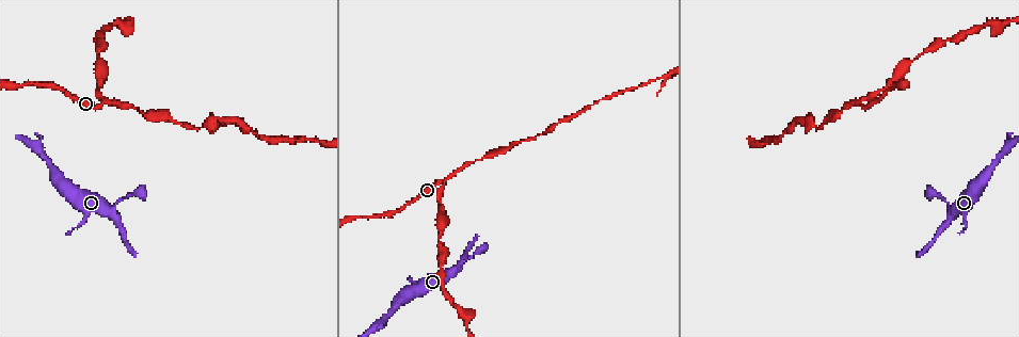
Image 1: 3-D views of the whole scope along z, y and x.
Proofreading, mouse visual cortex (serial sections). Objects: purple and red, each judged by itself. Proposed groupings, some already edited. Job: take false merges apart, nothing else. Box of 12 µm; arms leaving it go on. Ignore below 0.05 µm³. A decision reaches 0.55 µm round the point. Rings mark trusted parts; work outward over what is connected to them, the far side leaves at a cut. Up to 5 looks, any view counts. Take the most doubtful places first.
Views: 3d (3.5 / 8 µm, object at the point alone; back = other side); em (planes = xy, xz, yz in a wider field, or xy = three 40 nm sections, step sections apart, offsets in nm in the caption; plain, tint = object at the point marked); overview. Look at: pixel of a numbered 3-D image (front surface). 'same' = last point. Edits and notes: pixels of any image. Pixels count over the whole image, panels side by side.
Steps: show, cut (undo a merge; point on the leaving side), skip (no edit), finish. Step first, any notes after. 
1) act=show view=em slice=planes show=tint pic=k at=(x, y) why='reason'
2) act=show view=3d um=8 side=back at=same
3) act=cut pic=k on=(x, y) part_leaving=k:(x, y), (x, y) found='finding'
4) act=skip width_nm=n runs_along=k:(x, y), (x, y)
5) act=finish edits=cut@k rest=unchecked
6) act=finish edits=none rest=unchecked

act=show view=3d um=3.5 pic=1 at=(121, 197) why='thin neck'

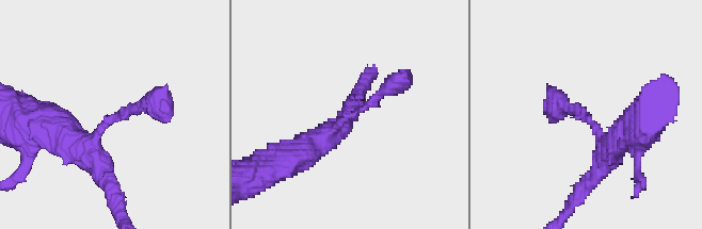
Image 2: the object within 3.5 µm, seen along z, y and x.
act=show view=em slice=planes show=tint pic=2 at=(354, 110) why='shape alone is not enough'

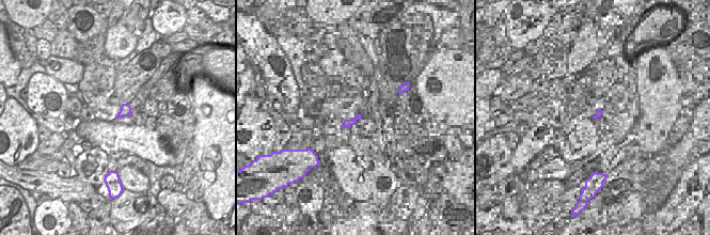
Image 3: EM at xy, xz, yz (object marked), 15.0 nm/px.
act=skip runs_along=2:(308, 147), (384, 90), (407, 79) found='all the same cell'

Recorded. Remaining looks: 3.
act=show view=3d um=3.5 pic=1 at=(132, 107) why='thin neck'

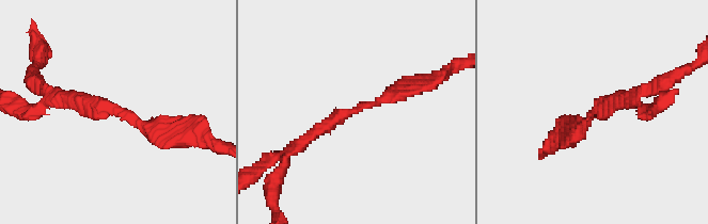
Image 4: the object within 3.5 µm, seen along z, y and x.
act=show view=em slice=planes show=tint pic=4 at=(355, 110) arm_widths_nm=200,250

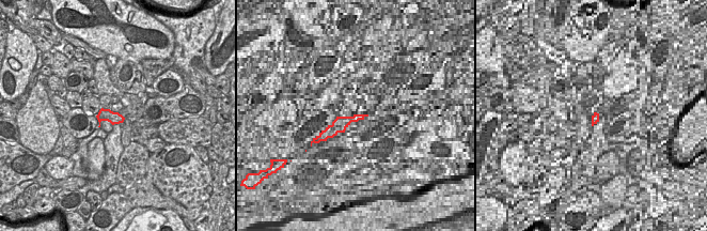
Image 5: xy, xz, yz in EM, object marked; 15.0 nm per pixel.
act=cut pic=4 on=(665, 77) found='a second cell is stuck on'

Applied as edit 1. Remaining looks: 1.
act=finish edits=cut@4 rest=unchecked

